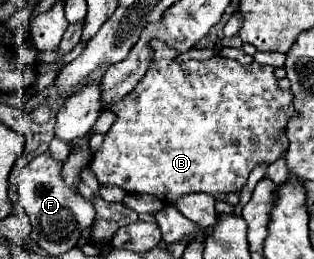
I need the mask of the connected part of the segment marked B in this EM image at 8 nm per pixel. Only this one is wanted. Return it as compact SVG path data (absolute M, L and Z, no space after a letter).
M153 41L155 61L137 87L109 109L117 113L117 121L107 131L103 145L91 159L93 175L101 185L117 185L127 193L149 193L163 203L173 203L187 193L235 193L247 183L251 169L259 163L273 163L287 151L285 121L295 115L291 91L277 87L277 77L269 65L241 65L221 55L209 61L175 63L177 53L161 41Z

